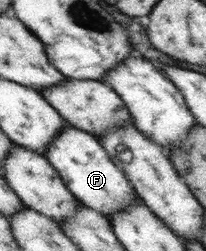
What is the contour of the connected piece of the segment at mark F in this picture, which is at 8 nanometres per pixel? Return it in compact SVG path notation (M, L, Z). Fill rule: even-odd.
M67 124L58 138L50 144L45 158L56 169L66 189L96 212L110 216L140 200L122 169L110 160L99 140L88 132L82 132Z

